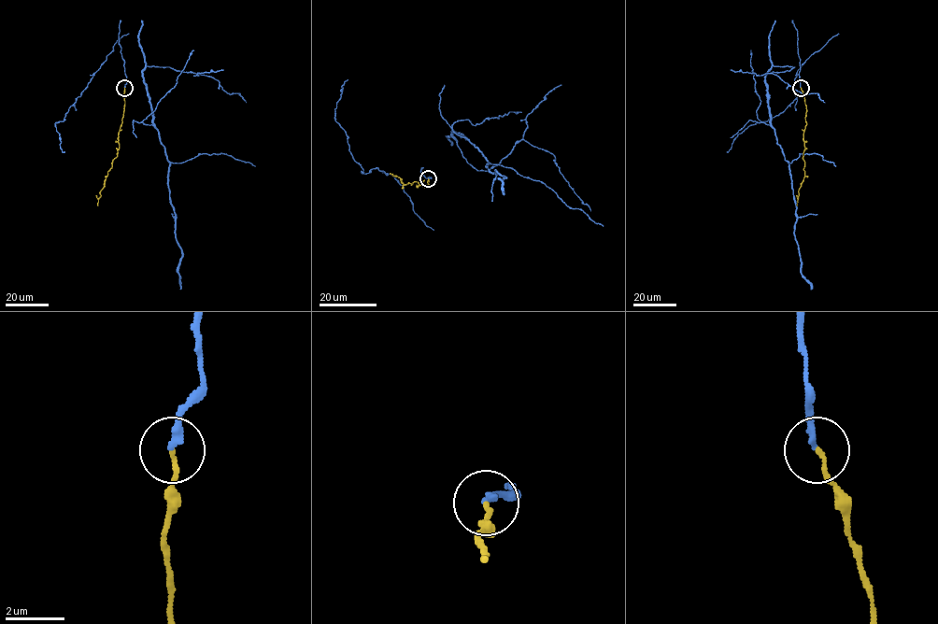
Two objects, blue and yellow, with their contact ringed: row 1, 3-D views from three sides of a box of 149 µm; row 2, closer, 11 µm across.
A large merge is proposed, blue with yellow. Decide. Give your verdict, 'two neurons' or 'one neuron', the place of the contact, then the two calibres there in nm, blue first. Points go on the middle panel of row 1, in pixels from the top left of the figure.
one neuron; at (428, 178); 240 nm thick on the blue side, 140 nm on the other

